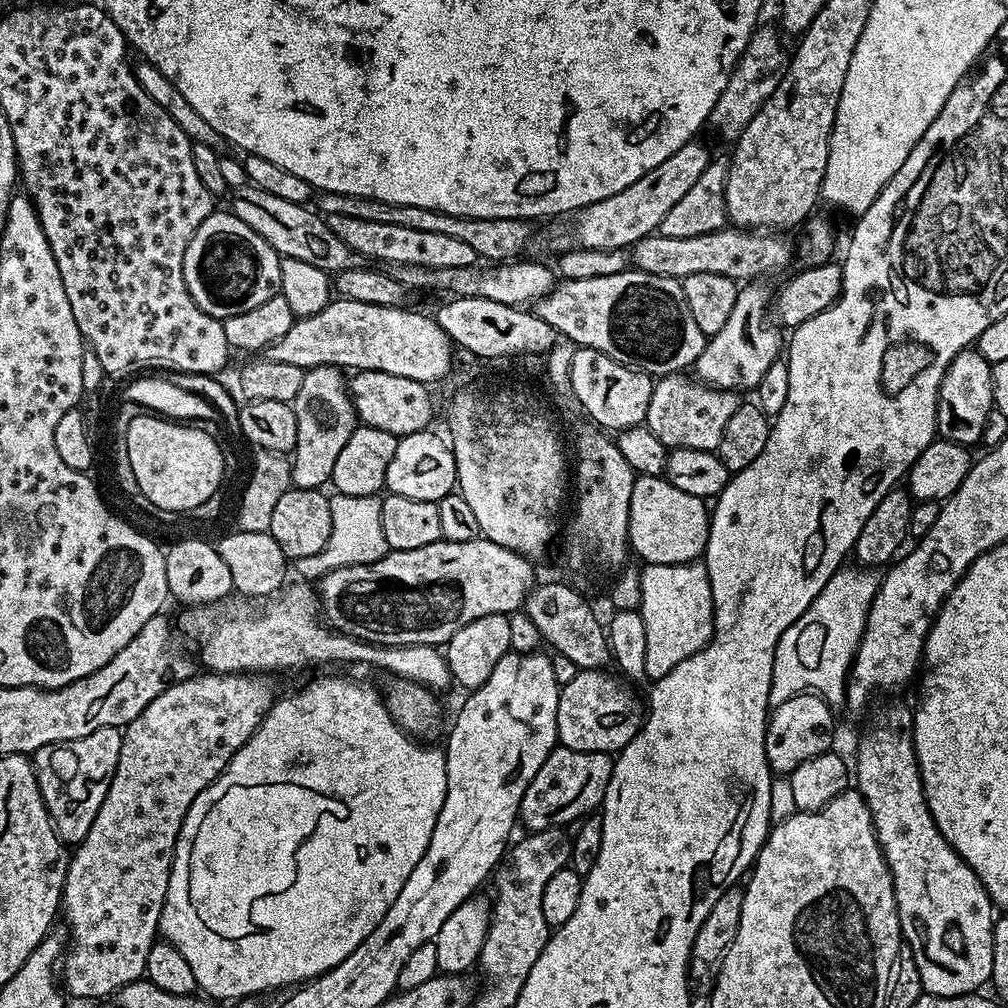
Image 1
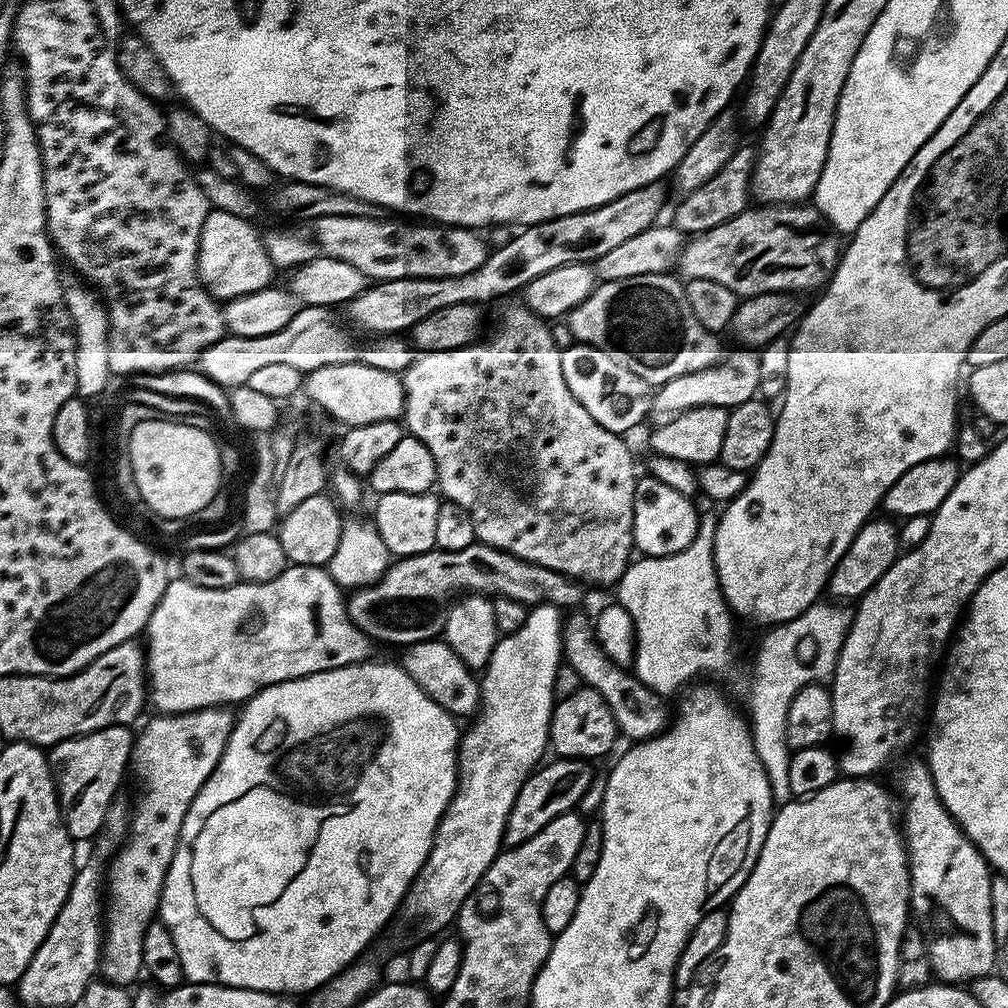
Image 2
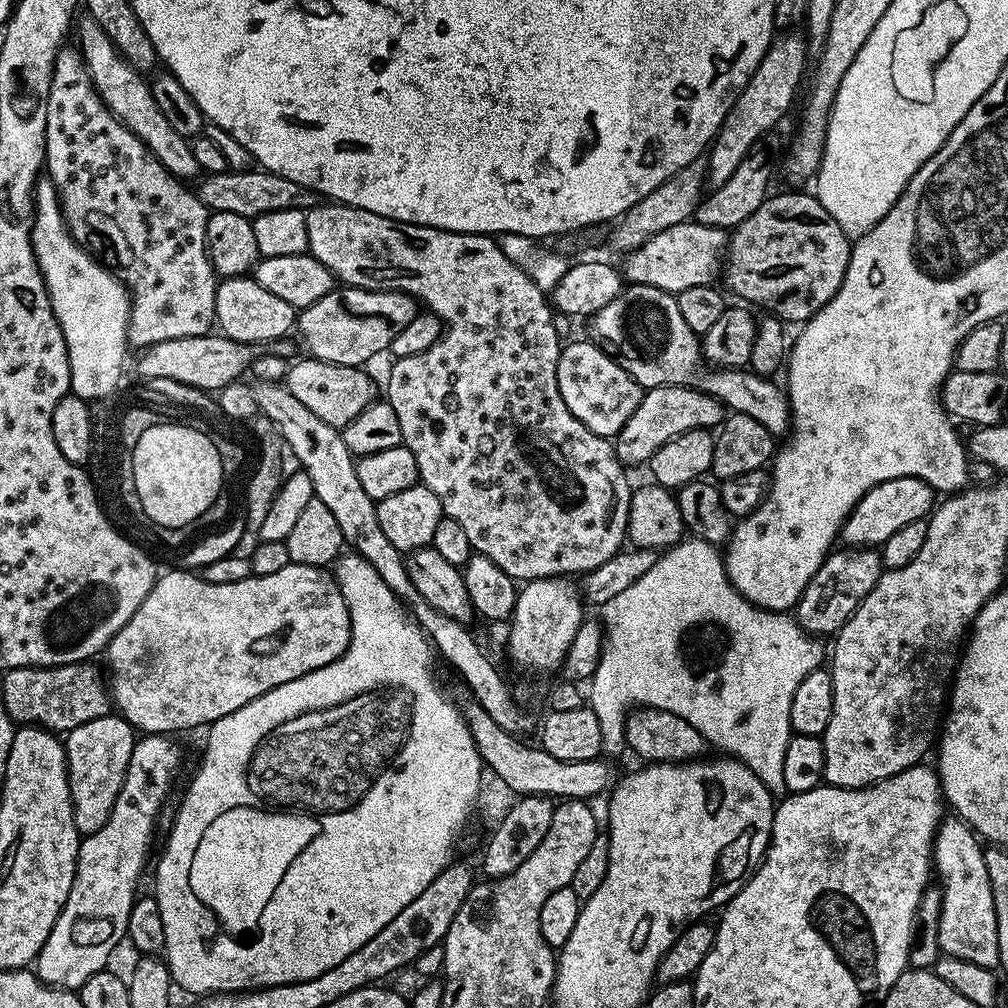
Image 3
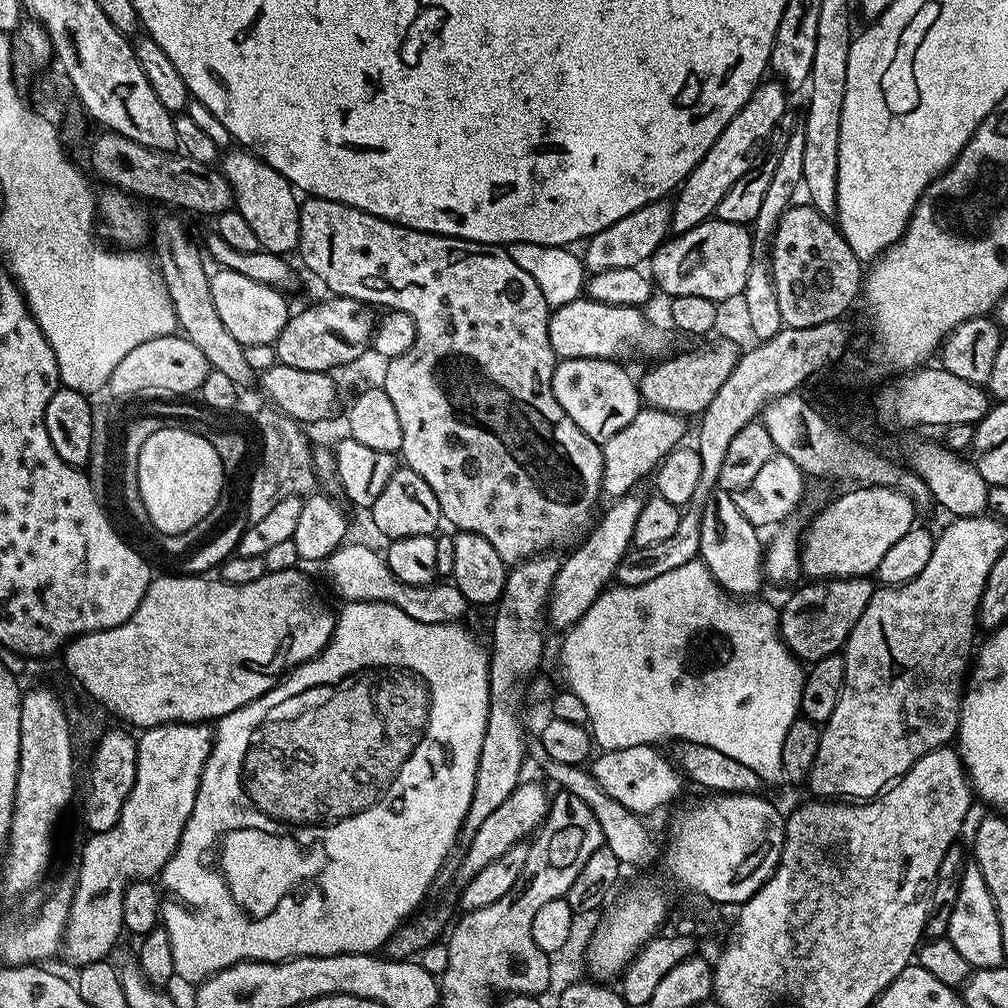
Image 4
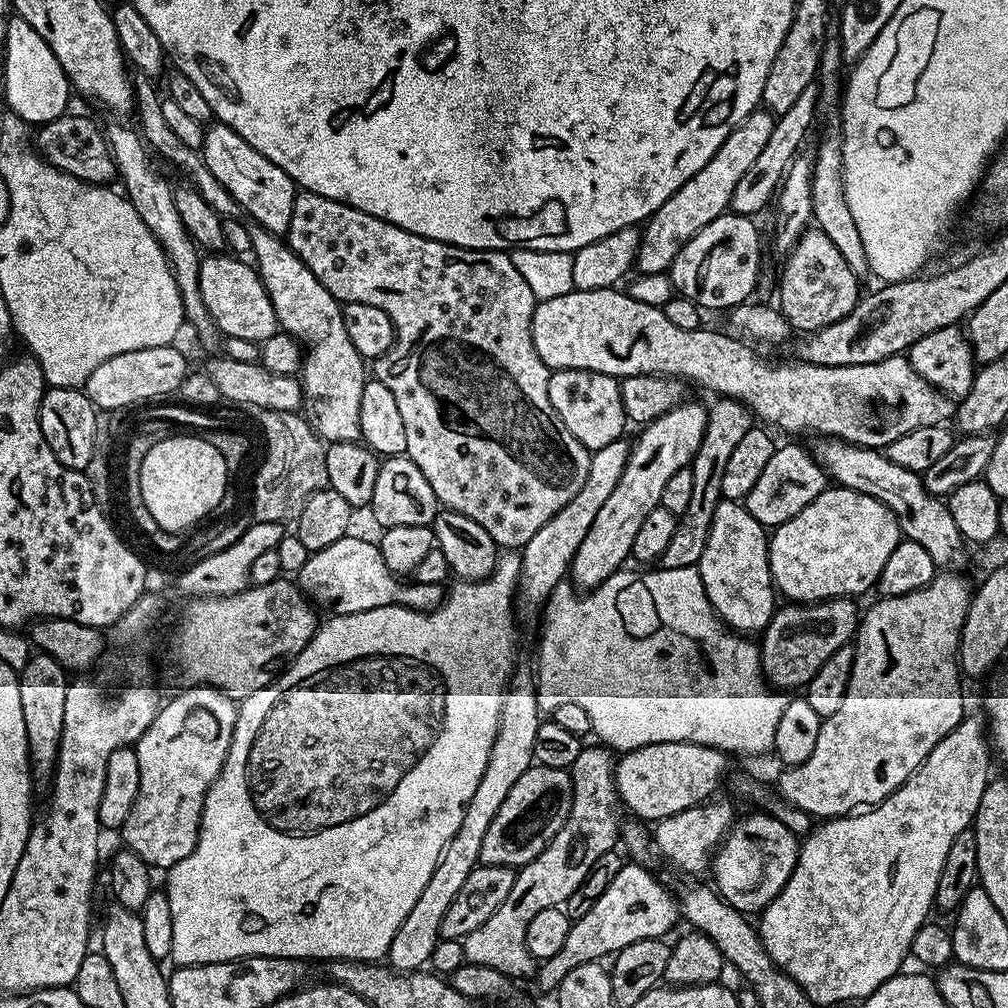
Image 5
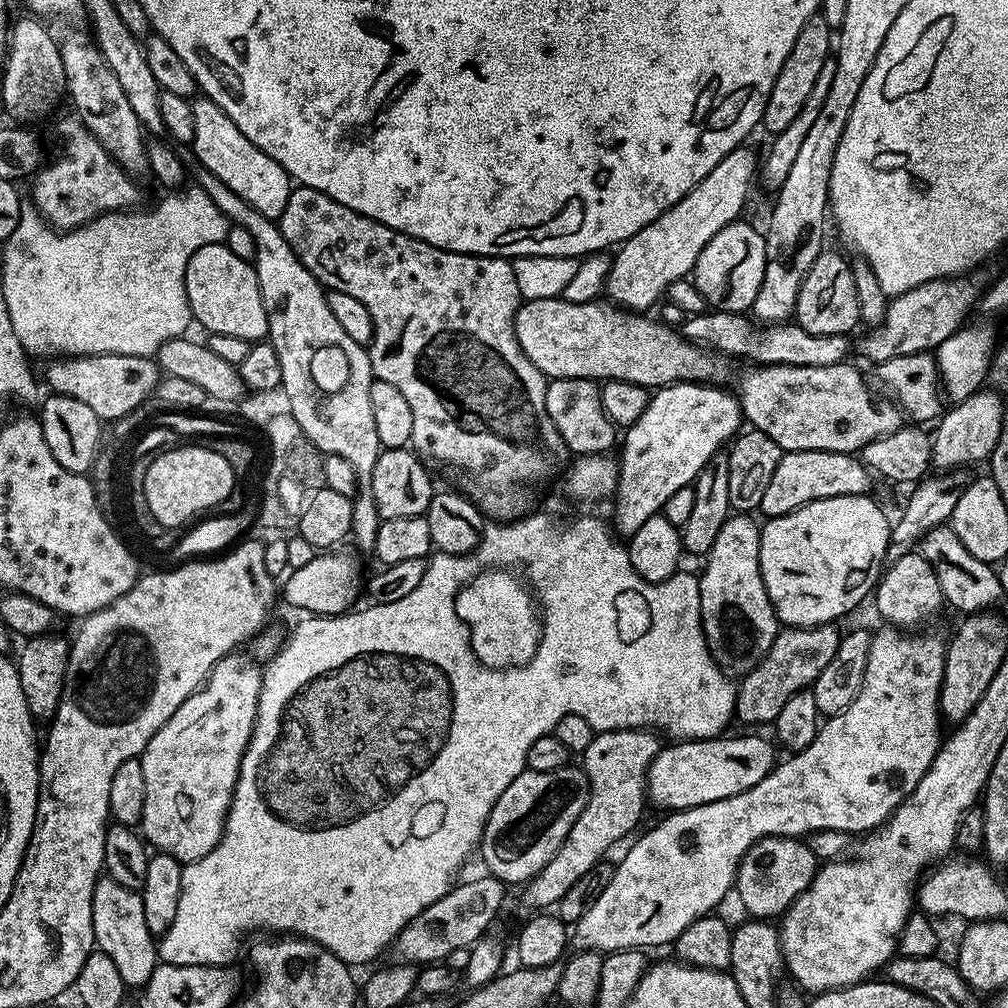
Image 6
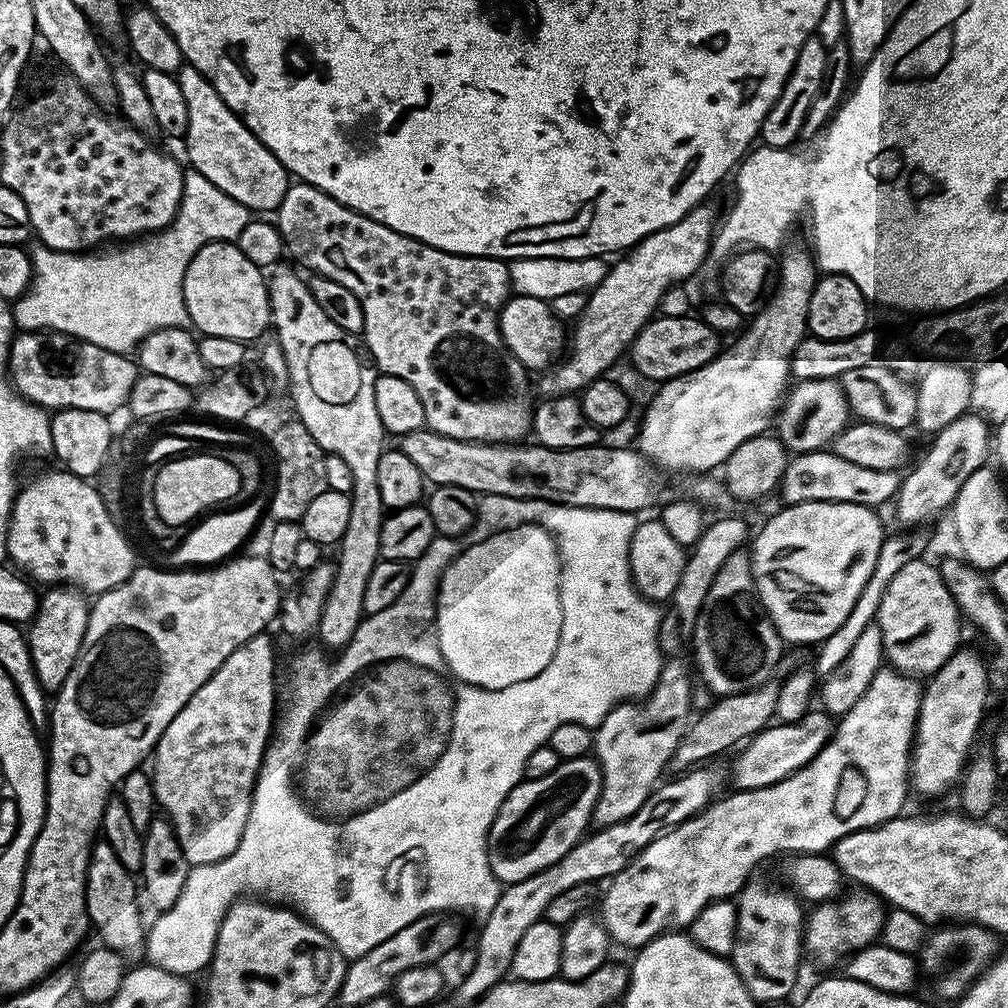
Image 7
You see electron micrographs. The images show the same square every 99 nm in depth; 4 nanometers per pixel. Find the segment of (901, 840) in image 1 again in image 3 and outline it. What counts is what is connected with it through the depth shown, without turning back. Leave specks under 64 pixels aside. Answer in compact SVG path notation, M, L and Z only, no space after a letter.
M948 814L941 819L940 826L936 829L936 838L932 841L932 863L935 875L940 875L938 887L942 894L942 918L938 930L941 953L954 958L966 958L966 962L978 962L978 966L999 969L1000 951L998 950L996 907L994 894L990 890L990 874L986 874L984 848L976 833L959 816Z

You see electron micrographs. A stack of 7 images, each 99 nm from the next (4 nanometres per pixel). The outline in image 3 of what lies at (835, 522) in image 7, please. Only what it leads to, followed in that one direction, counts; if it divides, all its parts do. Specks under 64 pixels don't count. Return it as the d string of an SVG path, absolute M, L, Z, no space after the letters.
M890 478L890 482L874 486L860 499L844 523L843 543L848 546L883 546L886 538L890 538L890 534L895 534L902 526L925 519L933 511L937 500L937 493L922 478Z

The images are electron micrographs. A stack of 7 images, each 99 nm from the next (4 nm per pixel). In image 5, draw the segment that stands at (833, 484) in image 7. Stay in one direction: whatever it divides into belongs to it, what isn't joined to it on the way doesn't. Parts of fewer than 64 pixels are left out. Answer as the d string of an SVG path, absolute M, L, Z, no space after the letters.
M781 443L770 462L766 462L758 482L754 482L753 489L744 497L742 503L747 512L754 514L758 523L771 530L777 524L785 524L787 520L794 518L794 514L810 506L810 502L814 502L814 498L818 498L818 494L822 494L825 487L826 473L812 457L809 449L799 448L796 444Z

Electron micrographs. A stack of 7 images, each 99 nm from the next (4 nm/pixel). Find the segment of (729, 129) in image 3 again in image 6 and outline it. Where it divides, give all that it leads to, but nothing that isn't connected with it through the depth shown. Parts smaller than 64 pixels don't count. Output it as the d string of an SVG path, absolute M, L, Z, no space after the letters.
M741 146L730 154L726 154L726 158L722 158L722 162L718 162L718 166L714 166L714 170L710 170L710 174L706 174L706 178L702 178L702 182L698 182L694 190L690 190L678 202L674 202L670 210L654 218L654 222L642 226L638 234L634 234L629 240L619 245L617 252L620 253L611 257L612 265L606 281L606 296L611 303L625 310L639 313L648 310L651 304L659 305L665 299L667 288L672 283L685 279L691 273L693 266L698 262L698 256L702 254L702 250L706 250L706 244L710 242L710 238L714 238L718 230L735 224L741 219L740 211L748 200L752 180L754 184L758 176L758 156L756 160L755 150L748 147Z

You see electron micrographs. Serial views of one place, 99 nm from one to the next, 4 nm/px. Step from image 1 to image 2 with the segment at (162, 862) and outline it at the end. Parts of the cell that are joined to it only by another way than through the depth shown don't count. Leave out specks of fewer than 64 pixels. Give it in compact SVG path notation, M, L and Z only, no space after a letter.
M221 706L219 708L203 708L200 712L178 712L175 714L156 714L153 715L153 720L145 726L141 732L135 737L132 745L132 759L130 761L131 771L137 772L141 776L140 780L140 797L136 800L136 805L133 803L130 808L130 819L126 825L126 835L118 849L118 851L111 857L112 865L106 868L106 919L102 924L102 931L104 934L104 943L102 945L102 955L100 957L99 971L102 973L103 979L109 980L111 984L123 984L125 986L132 986L139 976L144 972L144 963L142 962L142 938L146 934L146 930L157 919L160 911L160 899L162 898L162 890L166 882L166 874L170 870L170 862L176 853L178 846L178 838L182 830L182 822L186 818L186 814L190 810L190 806L194 802L194 798L198 794L198 790L202 790L202 786L210 778L210 774L214 774L214 770L220 764L220 759L224 753L224 747L228 741L228 735L232 732L232 725L234 723L234 716L227 707Z

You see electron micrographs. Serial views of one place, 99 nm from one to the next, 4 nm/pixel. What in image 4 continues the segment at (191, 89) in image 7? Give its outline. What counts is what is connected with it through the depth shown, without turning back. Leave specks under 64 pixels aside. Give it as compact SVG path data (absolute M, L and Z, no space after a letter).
M228 150L223 153L222 171L232 187L235 211L246 218L247 224L254 230L261 249L276 256L287 257L288 252L295 253L300 247L300 205L297 189L289 184L287 178L278 174L265 160L247 151Z

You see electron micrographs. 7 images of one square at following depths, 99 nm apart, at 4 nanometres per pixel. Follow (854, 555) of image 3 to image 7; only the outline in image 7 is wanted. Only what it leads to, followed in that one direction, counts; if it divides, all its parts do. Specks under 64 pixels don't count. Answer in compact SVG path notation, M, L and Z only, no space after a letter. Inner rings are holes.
M769 682L742 694L721 696L704 713L697 715L689 723L688 731L680 740L680 745L670 758L667 771L672 774L683 774L693 766L703 765L711 756L720 756L723 752L731 753L737 746L757 736L763 728L773 723L778 706L779 683ZM700 716L700 717L699 717ZM736 744L736 745L735 745ZM733 747L733 748L732 748ZM732 748L732 749L731 749Z

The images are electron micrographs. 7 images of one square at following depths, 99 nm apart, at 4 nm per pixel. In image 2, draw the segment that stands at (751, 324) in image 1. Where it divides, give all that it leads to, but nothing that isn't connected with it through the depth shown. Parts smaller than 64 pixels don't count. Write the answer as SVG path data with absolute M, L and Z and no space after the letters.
M743 346L723 357L714 368L707 368L694 374L682 374L682 378L670 378L670 382L659 385L652 398L651 415L661 421L672 419L680 412L698 406L718 406L733 409L742 402L753 399L759 393L759 355L751 348Z

